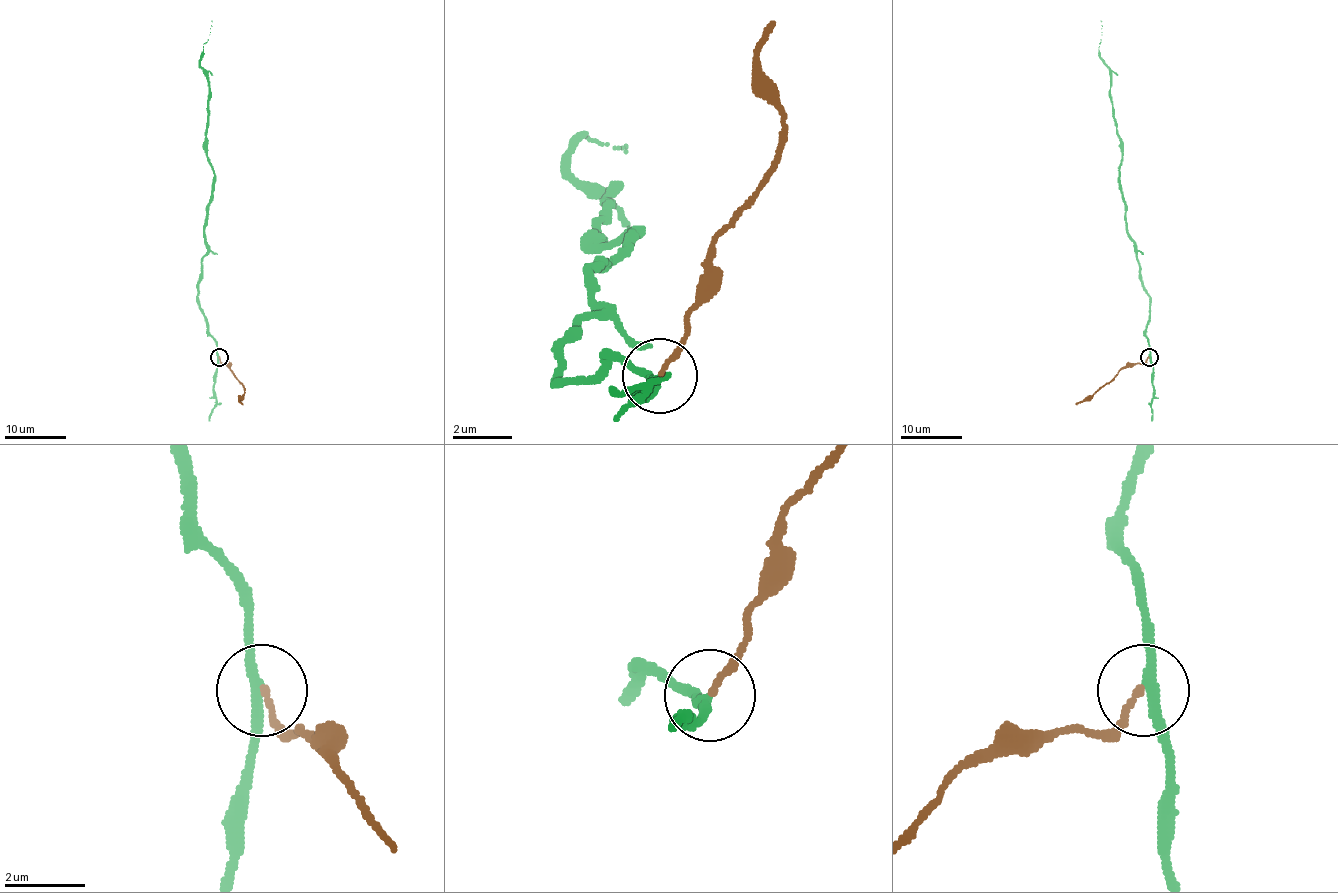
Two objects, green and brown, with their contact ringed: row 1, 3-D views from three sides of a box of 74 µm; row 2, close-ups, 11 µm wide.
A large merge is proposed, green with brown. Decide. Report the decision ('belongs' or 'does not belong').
does not belong

